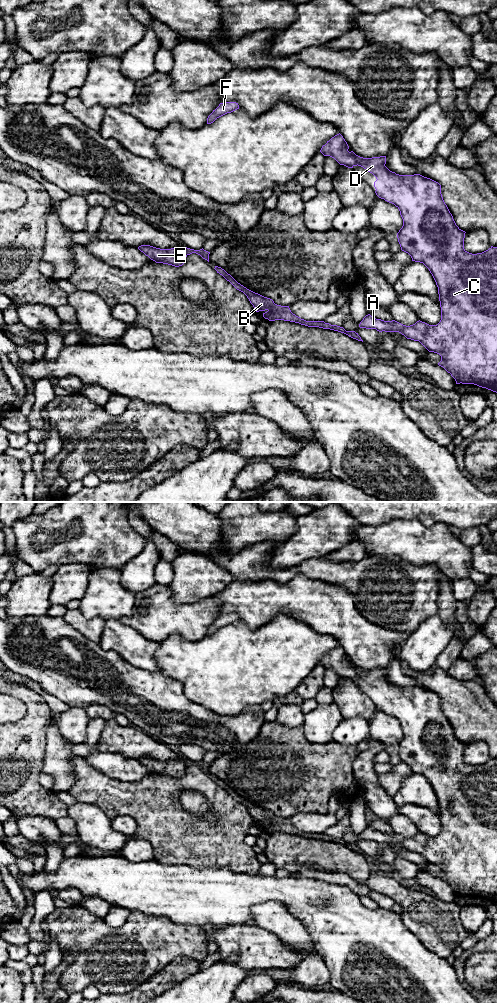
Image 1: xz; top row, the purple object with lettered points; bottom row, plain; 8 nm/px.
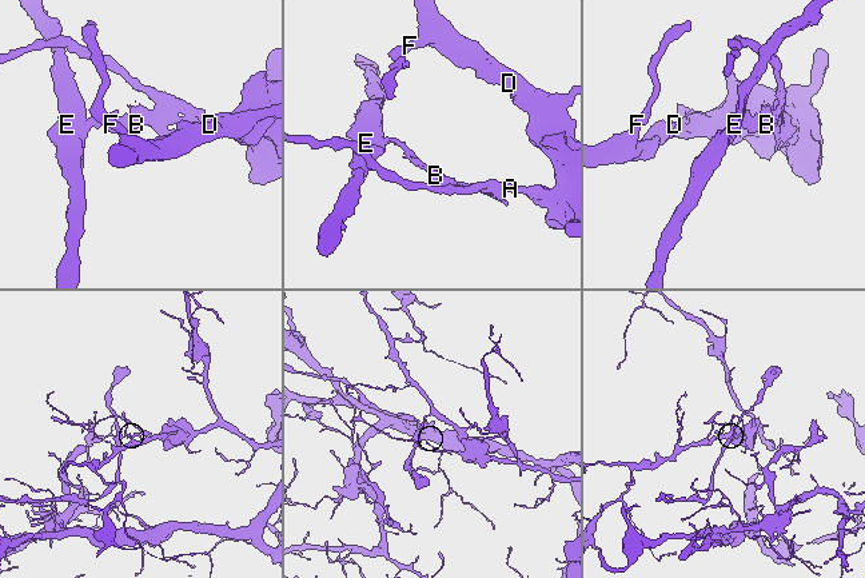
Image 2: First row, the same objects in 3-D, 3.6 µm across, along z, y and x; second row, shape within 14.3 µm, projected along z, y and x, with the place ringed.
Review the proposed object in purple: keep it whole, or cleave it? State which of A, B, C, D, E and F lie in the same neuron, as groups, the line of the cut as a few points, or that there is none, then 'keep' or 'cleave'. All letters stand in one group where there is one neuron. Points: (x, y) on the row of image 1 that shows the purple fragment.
A B C D F / E; cut in xz along (182, 248), (186, 255); cleave

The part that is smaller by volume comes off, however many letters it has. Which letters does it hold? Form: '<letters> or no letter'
E

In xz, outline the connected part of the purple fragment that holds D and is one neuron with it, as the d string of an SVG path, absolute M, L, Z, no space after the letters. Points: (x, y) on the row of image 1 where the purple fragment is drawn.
M339 133L327 141L320 152L348 168L361 166L376 177L377 180L374 182L376 195L394 204L403 219L403 226L397 233L401 250L408 253L412 261L423 263L429 269L438 287L441 307L441 320L437 325L429 325L419 320L413 325L406 326L395 320L384 321L368 314L360 322L359 327L376 329L379 332L399 332L407 339L419 341L429 352L441 356L438 365L451 374L456 384L474 384L497 393L497 247L491 246L488 250L477 254L464 249L466 232L456 225L443 200L441 185L438 182L420 174L396 174L385 166L386 156L363 158L353 151L349 152L348 149L347 142Z

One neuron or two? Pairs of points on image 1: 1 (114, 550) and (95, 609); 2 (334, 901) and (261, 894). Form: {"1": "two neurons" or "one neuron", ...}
{"1": "two neurons", "2": "one neuron"}

